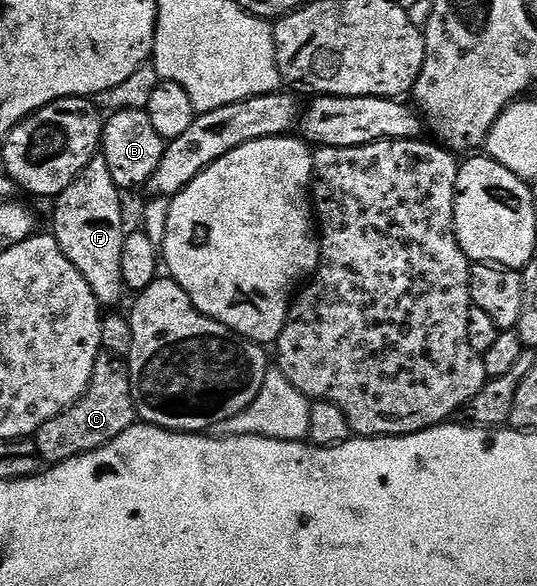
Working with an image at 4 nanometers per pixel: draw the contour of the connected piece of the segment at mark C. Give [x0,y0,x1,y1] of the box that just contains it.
[34,352,137,464]

